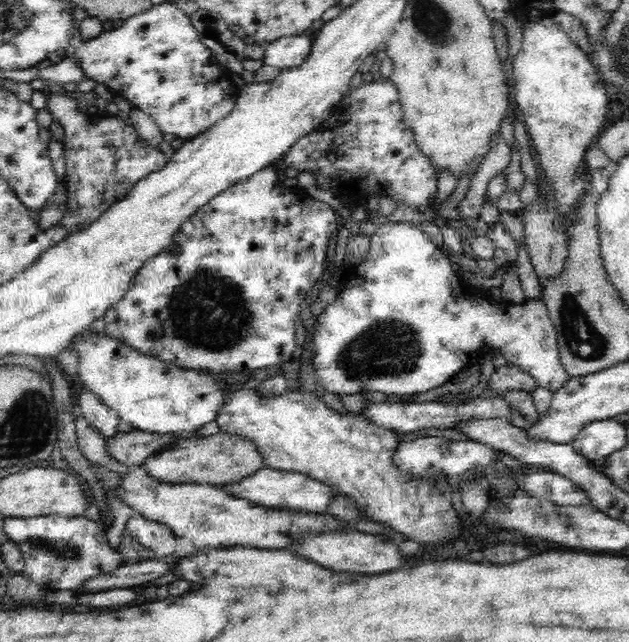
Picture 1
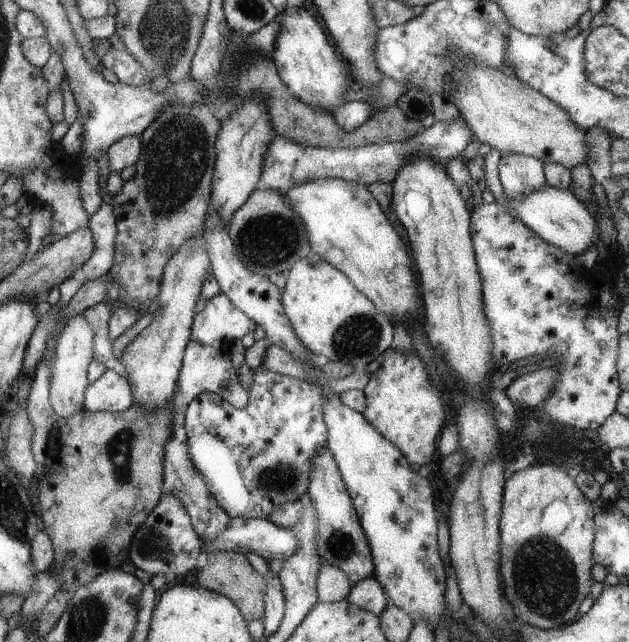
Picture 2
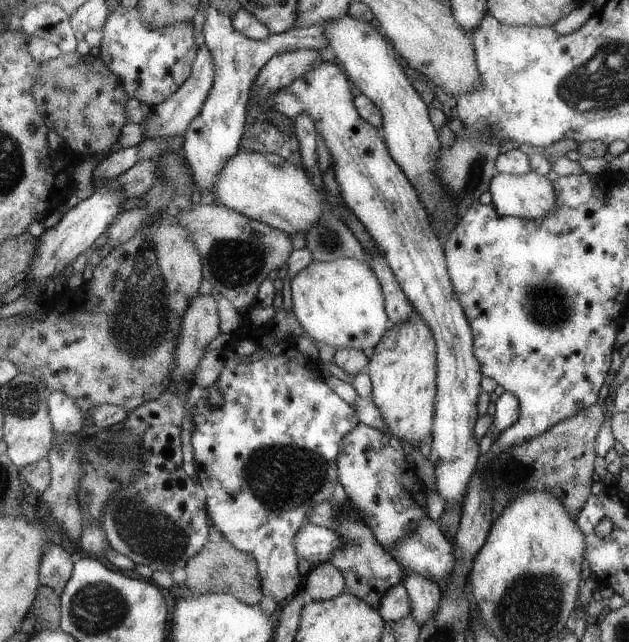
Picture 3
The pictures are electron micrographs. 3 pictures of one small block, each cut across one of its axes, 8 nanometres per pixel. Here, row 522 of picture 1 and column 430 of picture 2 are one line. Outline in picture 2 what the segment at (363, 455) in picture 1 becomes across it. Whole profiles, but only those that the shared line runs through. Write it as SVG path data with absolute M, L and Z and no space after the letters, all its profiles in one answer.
M414 349L406 353L389 351L380 368L371 375L371 380L361 390L367 405L362 413L384 438L395 443L407 461L424 466L436 452L436 438L444 426L444 408L438 392L428 380L428 374Z

